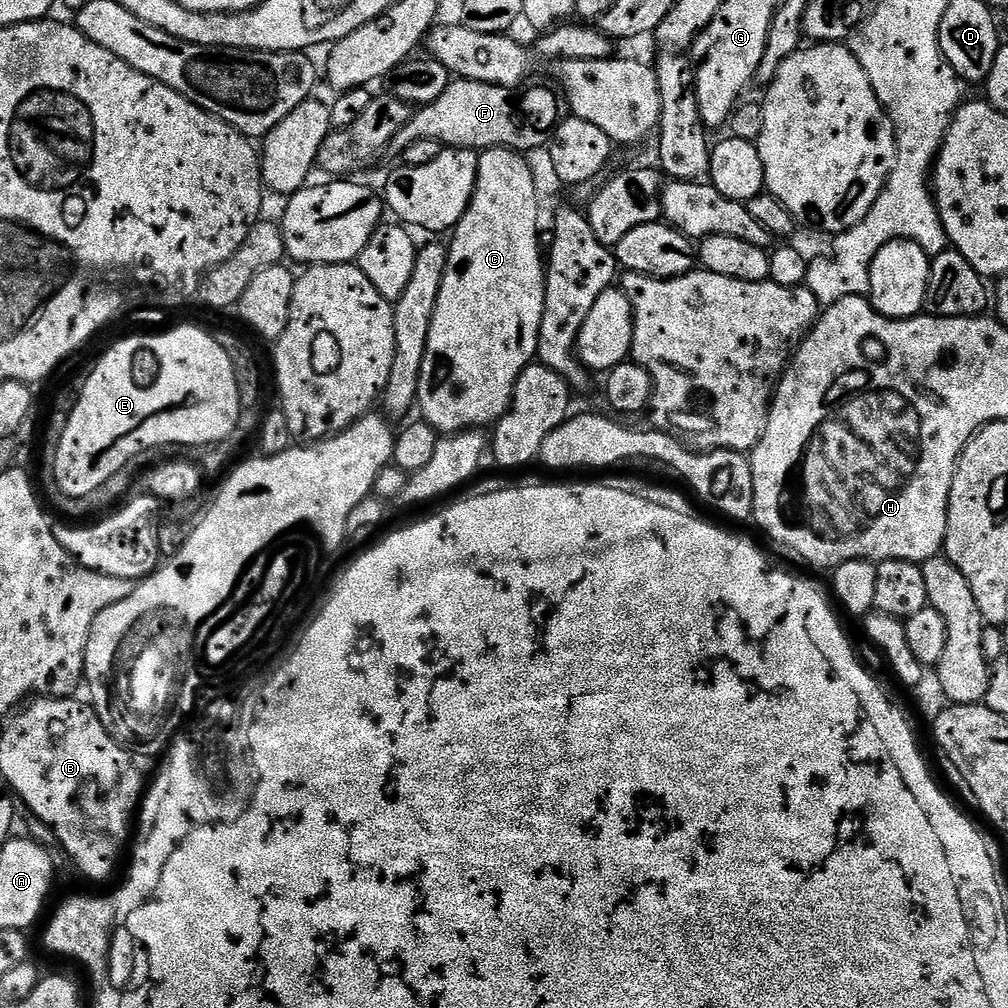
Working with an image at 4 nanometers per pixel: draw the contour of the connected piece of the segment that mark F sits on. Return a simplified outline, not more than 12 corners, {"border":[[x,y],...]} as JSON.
{"border":[[453,79],[391,151],[551,141],[566,112],[551,79],[507,88]]}

